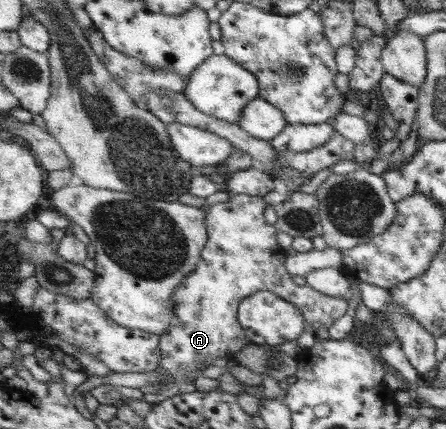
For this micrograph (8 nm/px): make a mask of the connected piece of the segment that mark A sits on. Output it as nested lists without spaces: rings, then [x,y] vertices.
[[[230,193],[230,200],[227,203],[218,203],[208,207],[208,231],[210,241],[203,251],[202,263],[198,269],[177,290],[177,316],[179,323],[171,327],[169,331],[160,337],[161,348],[164,358],[161,359],[161,367],[157,370],[163,372],[165,381],[159,381],[156,385],[163,385],[157,394],[144,394],[145,401],[151,405],[164,402],[166,399],[179,394],[188,394],[197,391],[196,379],[201,376],[199,372],[213,365],[213,360],[236,355],[243,351],[249,343],[253,343],[253,337],[247,336],[247,331],[240,321],[240,307],[245,299],[255,295],[257,292],[267,290],[291,301],[301,309],[307,318],[309,329],[312,331],[319,327],[333,327],[337,319],[341,319],[349,311],[349,297],[333,297],[325,292],[317,291],[308,284],[304,287],[293,281],[293,275],[288,271],[288,252],[279,245],[277,233],[279,229],[269,225],[265,211],[269,203],[263,196],[252,196],[249,194]]]

